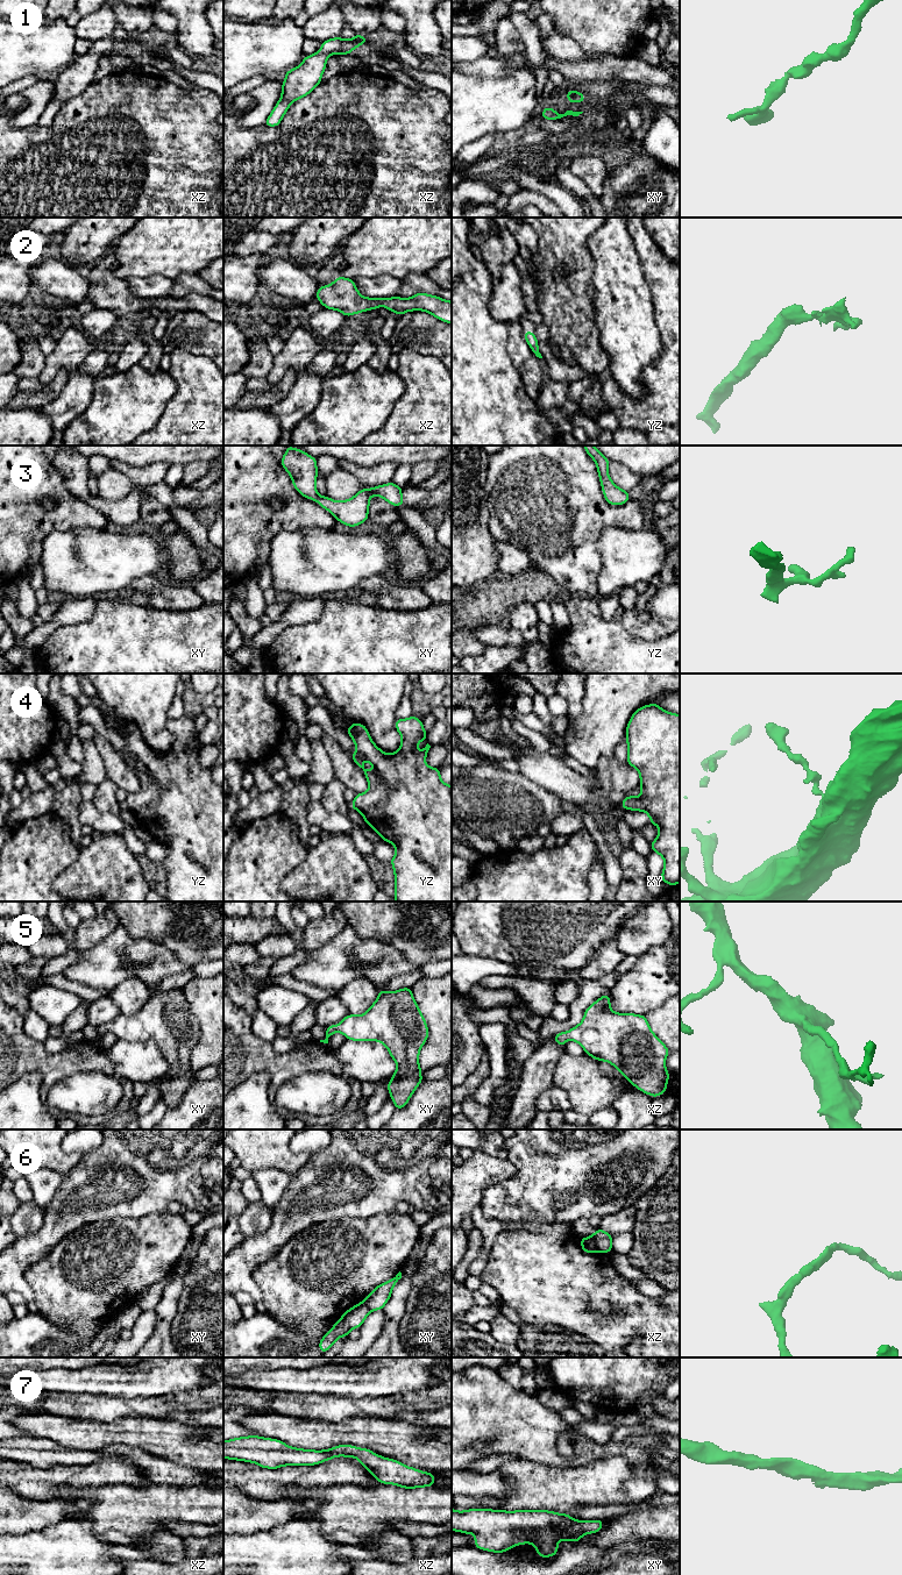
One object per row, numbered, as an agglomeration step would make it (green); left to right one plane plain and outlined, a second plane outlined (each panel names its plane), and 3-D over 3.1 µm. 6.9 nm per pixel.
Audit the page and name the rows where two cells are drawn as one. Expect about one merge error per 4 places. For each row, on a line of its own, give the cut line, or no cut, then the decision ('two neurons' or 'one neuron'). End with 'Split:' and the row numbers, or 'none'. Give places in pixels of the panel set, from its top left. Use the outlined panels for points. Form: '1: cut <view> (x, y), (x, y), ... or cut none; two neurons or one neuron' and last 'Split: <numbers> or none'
1: cut none; one neuron
2: cut none; one neuron
3: cut none; one neuron
4: cut none; one neuron
5: cut none; one neuron
6: cut xz (590, 1237), (599, 1251); two neurons
7: cut none; one neuron
Split: 6

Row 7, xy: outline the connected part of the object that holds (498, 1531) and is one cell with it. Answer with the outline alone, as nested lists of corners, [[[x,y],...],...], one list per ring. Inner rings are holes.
[[[452,1509],[452,1531],[473,1533],[476,1548],[496,1553],[533,1544],[541,1558],[551,1558],[559,1552],[557,1541],[581,1542],[581,1537],[602,1527],[602,1519],[575,1520],[568,1513],[547,1510]]]

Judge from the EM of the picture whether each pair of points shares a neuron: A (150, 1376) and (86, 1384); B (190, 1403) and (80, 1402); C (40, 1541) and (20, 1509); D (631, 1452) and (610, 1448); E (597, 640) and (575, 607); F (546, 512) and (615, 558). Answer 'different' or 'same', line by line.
A: same
B: same
C: different
D: same
E: same
F: different

